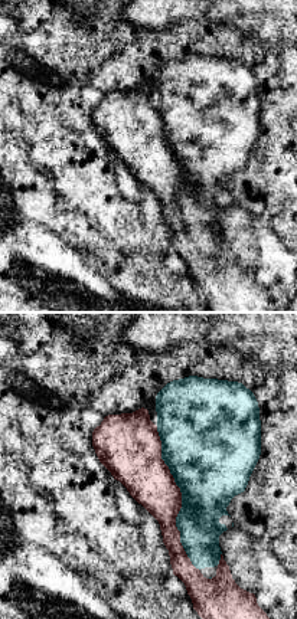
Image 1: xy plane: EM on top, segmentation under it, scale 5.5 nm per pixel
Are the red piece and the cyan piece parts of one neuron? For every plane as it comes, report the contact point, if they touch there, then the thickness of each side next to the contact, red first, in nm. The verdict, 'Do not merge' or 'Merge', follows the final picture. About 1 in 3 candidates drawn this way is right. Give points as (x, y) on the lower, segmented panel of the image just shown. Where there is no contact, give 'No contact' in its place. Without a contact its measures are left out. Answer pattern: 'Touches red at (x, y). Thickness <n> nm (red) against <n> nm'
Touches red at (180, 498). Thickness 260 nm (red) against 440 nm

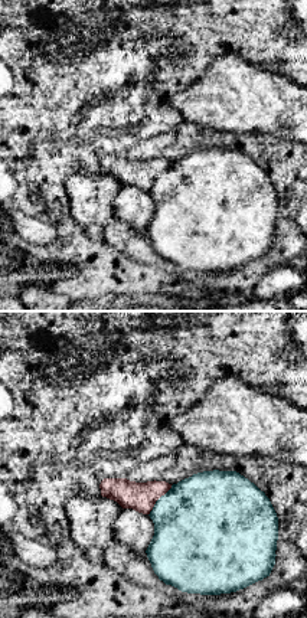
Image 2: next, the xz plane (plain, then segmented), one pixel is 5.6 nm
Touches red at (157, 499). Thickness 160 nm (red) against 460 nm

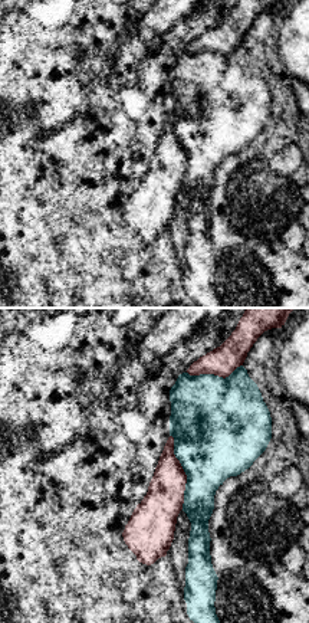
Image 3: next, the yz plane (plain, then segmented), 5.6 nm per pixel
Touches red at (184, 472). Thickness 220 nm (red) against 460 nm

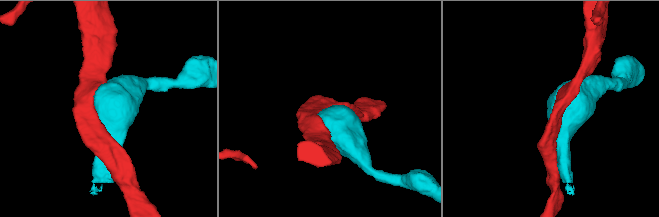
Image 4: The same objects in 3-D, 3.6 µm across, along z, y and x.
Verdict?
Do not merge

